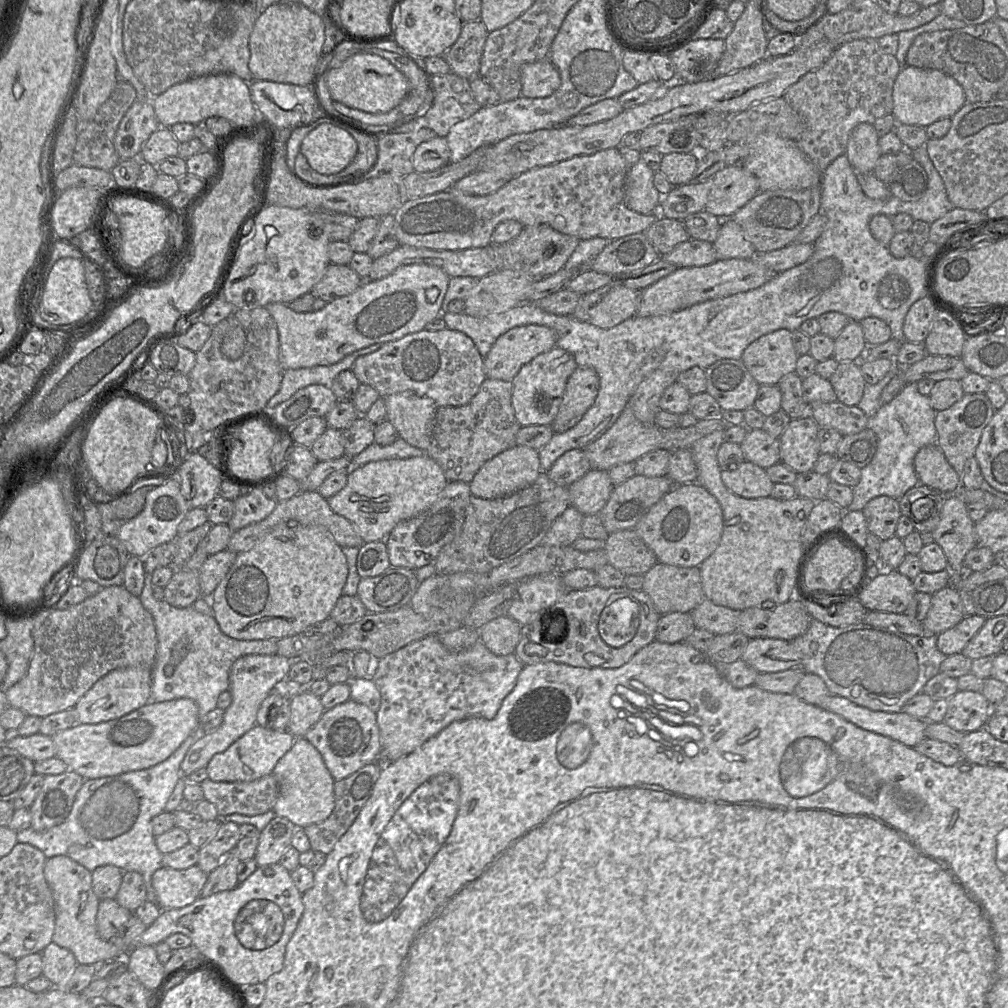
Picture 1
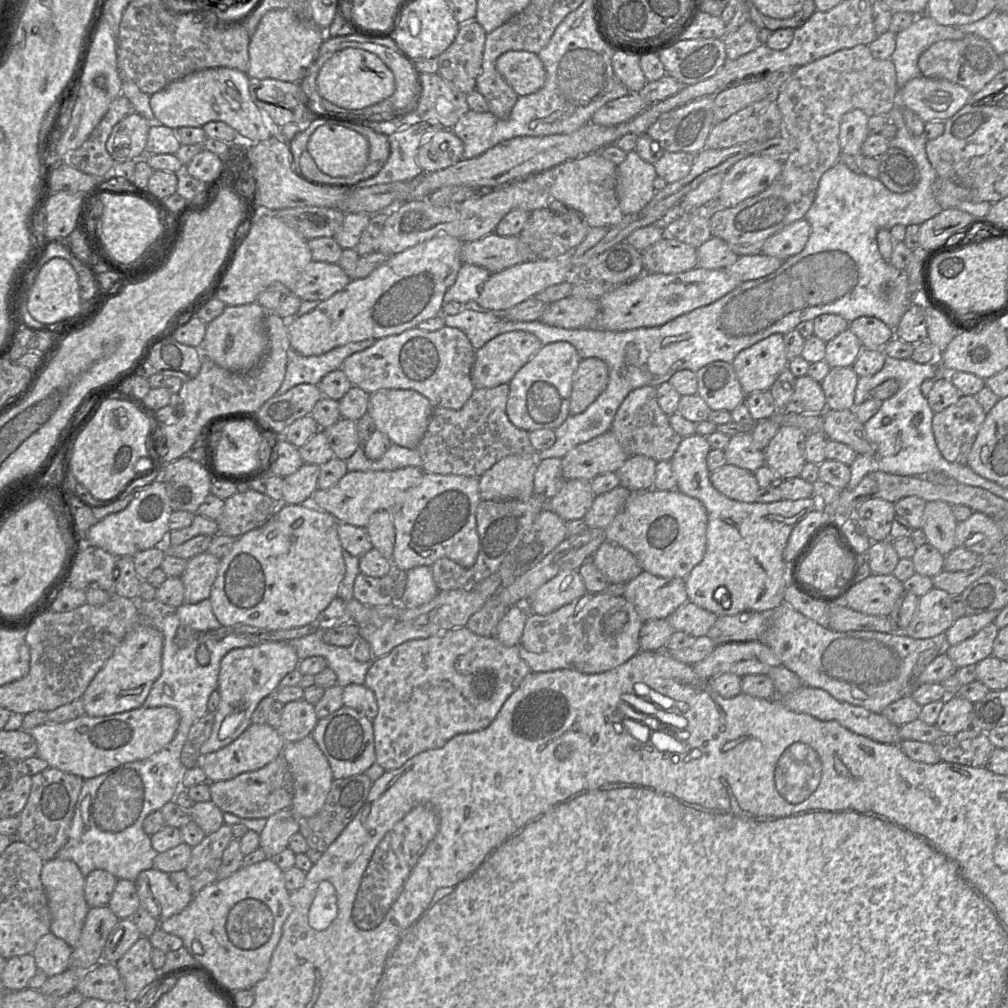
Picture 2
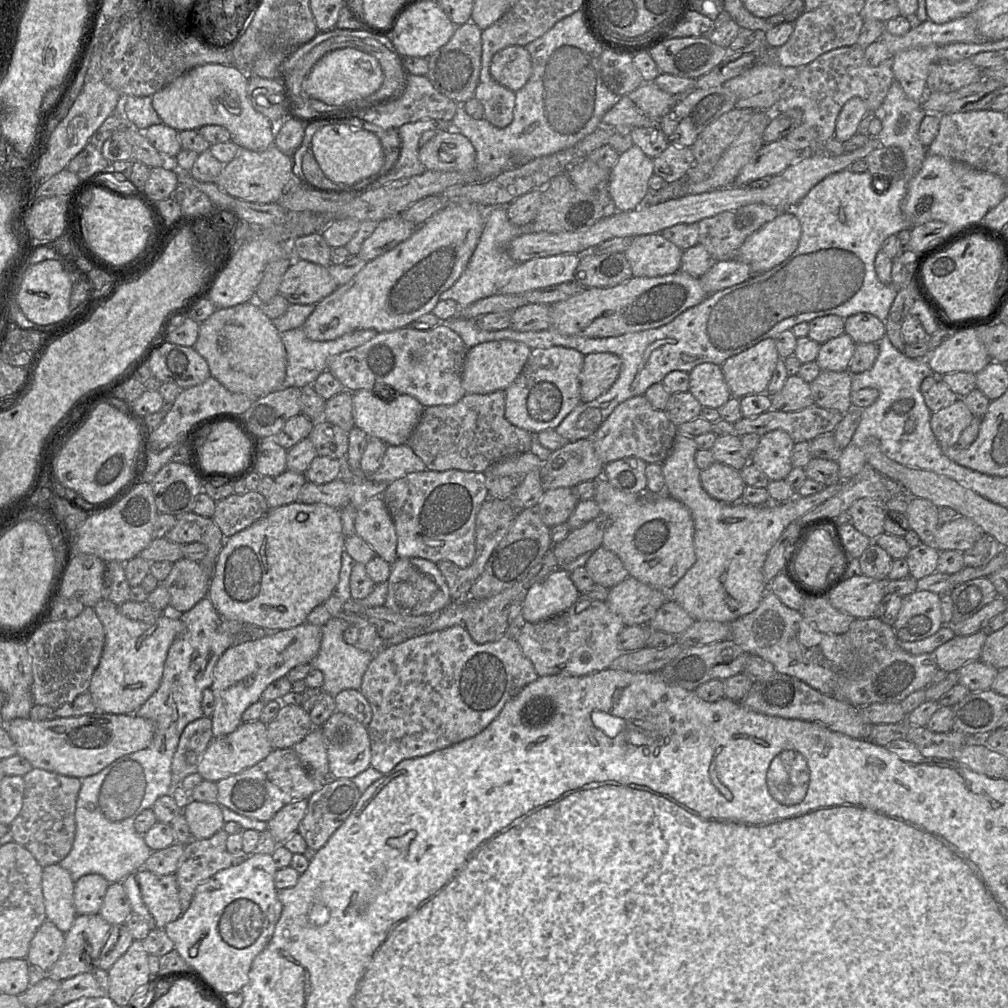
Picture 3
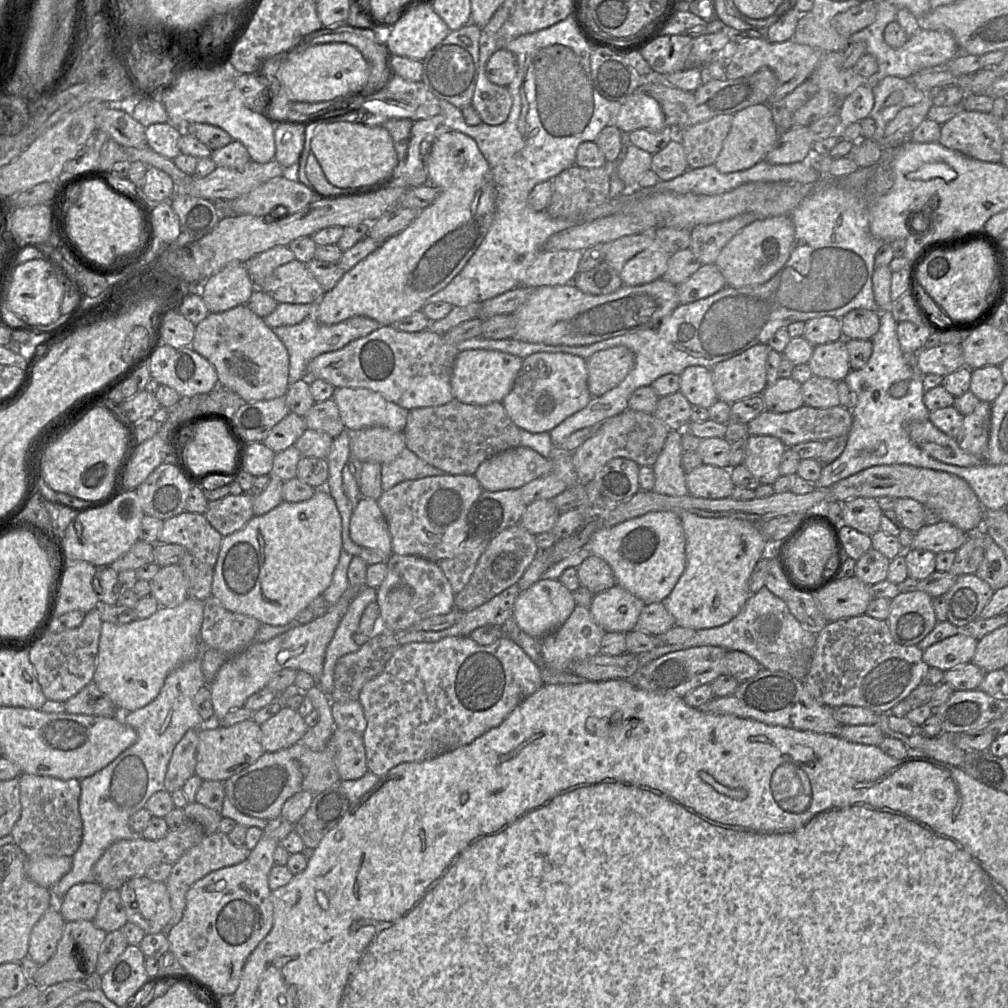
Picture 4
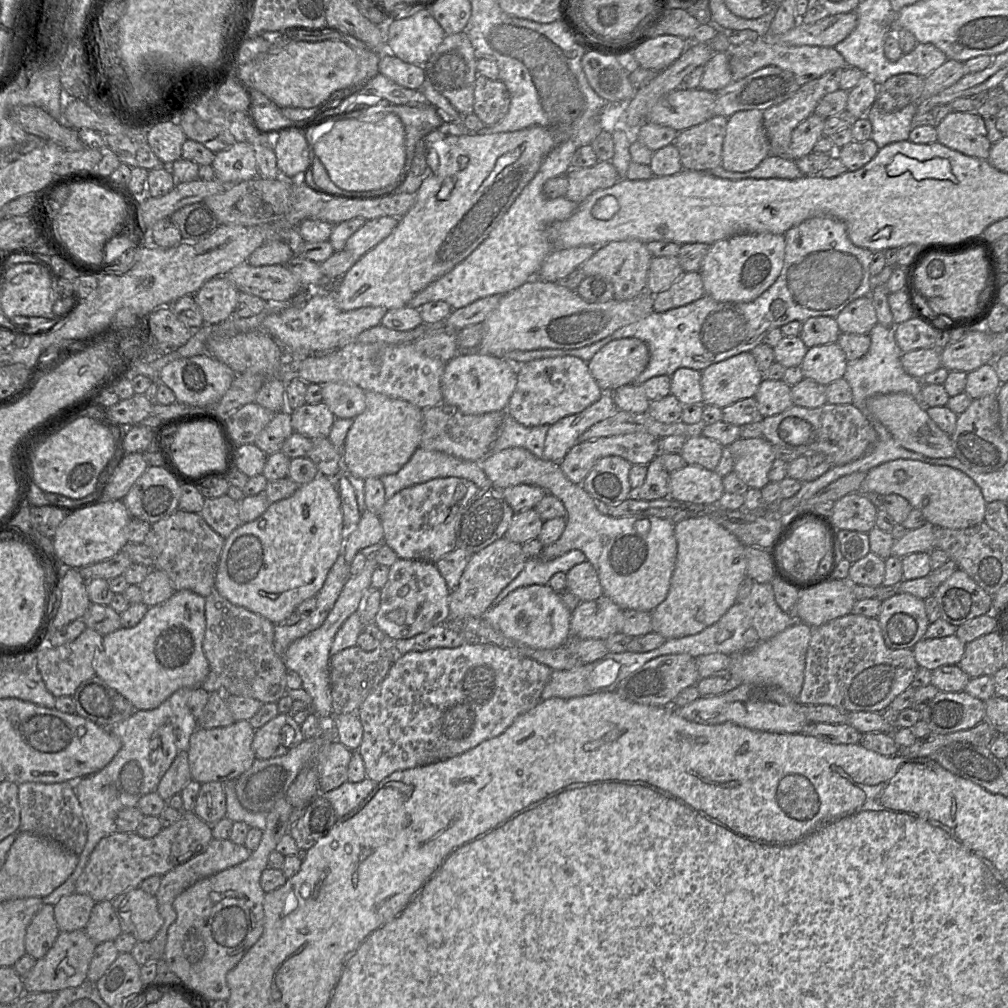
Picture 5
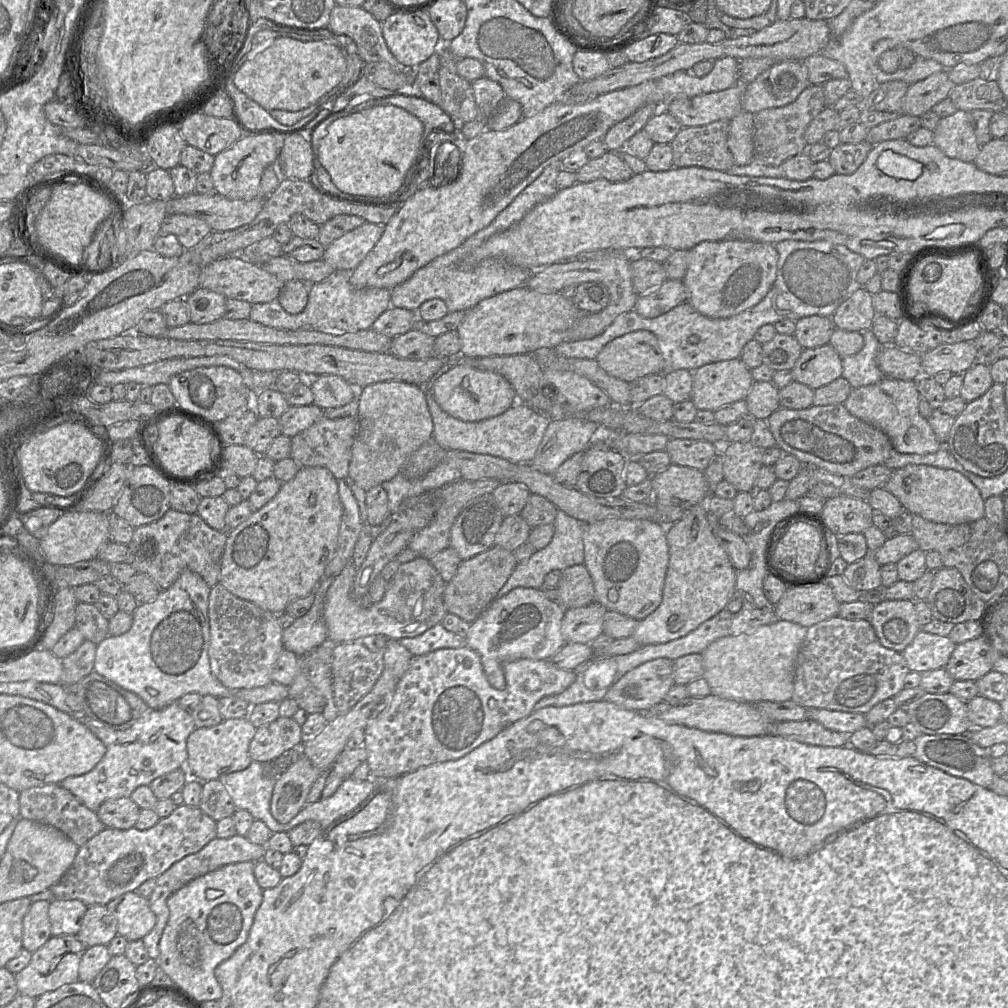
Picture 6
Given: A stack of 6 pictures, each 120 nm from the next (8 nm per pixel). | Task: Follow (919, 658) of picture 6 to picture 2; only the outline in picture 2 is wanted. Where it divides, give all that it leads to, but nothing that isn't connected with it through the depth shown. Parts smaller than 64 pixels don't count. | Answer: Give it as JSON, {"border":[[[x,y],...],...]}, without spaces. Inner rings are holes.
{"border":[[[990,623],[972,637],[950,646],[946,655],[957,668],[976,665],[981,660],[992,656],[994,640],[999,630],[994,623]]]}

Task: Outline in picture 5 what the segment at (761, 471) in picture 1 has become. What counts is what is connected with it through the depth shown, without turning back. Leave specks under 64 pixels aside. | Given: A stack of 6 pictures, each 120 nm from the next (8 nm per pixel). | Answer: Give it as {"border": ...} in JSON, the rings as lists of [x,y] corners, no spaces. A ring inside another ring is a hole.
{"border":[[[686,464],[670,473],[669,496],[687,503],[716,503],[725,492],[722,480],[715,471]]]}

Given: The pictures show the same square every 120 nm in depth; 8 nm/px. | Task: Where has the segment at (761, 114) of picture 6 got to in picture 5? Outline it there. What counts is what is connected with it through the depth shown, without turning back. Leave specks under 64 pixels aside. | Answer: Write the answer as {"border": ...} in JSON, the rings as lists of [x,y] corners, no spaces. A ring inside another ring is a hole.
{"border":[[[844,68],[831,70],[802,86],[787,100],[763,111],[763,124],[770,144],[770,155],[788,157],[793,130],[814,113],[819,101],[839,89]]]}

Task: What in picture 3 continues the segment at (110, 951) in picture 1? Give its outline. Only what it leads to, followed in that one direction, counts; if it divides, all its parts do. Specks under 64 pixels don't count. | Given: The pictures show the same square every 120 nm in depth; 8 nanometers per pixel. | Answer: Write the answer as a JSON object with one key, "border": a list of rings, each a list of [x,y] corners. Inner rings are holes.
{"border":[[[59,864],[44,867],[42,893],[46,918],[60,931],[67,933],[77,916],[74,902],[74,881]]]}

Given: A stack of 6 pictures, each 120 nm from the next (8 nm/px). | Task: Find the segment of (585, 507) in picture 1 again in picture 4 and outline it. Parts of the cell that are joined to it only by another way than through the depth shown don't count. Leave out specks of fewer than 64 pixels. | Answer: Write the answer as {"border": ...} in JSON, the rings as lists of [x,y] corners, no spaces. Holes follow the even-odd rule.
{"border":[[[537,500],[527,505],[519,525],[533,535],[550,532],[560,512],[552,500]]]}

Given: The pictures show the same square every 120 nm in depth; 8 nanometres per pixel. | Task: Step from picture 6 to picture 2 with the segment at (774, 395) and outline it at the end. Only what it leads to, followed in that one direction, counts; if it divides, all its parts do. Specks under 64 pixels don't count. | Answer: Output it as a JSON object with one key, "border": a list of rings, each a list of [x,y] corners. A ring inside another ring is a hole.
{"border":[[[806,374],[796,379],[795,391],[783,411],[814,414],[824,413],[826,409],[826,398],[820,382]]]}

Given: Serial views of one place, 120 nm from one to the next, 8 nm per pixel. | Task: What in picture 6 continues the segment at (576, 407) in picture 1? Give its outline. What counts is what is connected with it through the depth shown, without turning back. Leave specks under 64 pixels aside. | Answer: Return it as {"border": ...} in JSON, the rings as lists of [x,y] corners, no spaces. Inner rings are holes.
{"border":[[[647,330],[630,332],[612,340],[595,360],[609,375],[628,383],[649,374],[664,373],[658,339]]]}

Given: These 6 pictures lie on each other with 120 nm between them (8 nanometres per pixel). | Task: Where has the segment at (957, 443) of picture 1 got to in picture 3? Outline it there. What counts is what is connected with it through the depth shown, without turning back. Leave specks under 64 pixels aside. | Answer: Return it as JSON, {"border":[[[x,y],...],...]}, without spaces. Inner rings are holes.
{"border":[[[958,398],[952,405],[932,412],[930,426],[941,447],[952,447],[974,418],[964,401]]]}

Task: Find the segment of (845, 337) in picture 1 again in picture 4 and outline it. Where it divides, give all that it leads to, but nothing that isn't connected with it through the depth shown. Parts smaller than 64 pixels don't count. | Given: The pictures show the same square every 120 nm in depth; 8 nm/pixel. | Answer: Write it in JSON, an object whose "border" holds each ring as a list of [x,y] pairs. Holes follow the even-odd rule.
{"border":[[[841,338],[815,346],[807,364],[814,376],[843,381],[851,370],[846,340]]]}

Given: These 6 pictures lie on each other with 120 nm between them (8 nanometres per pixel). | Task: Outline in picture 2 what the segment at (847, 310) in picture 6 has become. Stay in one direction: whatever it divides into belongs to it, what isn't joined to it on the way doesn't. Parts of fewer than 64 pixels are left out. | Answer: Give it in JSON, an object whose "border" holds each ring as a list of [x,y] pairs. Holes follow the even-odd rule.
{"border":[[[870,316],[853,320],[848,328],[859,338],[863,349],[883,349],[895,337],[894,329]]]}

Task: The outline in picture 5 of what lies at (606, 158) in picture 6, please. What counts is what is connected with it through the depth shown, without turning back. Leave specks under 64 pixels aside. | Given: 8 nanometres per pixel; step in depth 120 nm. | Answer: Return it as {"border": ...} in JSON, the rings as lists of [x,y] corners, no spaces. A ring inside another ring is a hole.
{"border":[[[598,161],[592,167],[571,168],[566,176],[568,187],[565,197],[577,204],[595,190],[612,187],[621,179],[611,161]]]}

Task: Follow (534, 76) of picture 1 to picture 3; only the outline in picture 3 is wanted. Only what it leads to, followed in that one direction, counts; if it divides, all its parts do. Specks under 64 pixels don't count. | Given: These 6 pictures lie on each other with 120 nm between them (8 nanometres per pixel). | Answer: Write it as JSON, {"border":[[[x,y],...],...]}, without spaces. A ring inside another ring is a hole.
{"border":[[[506,47],[493,56],[490,74],[497,83],[517,92],[532,74],[531,56],[525,47]]]}

